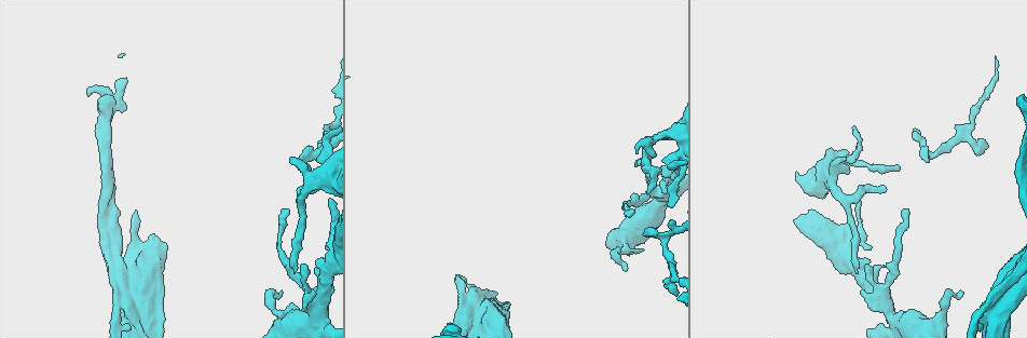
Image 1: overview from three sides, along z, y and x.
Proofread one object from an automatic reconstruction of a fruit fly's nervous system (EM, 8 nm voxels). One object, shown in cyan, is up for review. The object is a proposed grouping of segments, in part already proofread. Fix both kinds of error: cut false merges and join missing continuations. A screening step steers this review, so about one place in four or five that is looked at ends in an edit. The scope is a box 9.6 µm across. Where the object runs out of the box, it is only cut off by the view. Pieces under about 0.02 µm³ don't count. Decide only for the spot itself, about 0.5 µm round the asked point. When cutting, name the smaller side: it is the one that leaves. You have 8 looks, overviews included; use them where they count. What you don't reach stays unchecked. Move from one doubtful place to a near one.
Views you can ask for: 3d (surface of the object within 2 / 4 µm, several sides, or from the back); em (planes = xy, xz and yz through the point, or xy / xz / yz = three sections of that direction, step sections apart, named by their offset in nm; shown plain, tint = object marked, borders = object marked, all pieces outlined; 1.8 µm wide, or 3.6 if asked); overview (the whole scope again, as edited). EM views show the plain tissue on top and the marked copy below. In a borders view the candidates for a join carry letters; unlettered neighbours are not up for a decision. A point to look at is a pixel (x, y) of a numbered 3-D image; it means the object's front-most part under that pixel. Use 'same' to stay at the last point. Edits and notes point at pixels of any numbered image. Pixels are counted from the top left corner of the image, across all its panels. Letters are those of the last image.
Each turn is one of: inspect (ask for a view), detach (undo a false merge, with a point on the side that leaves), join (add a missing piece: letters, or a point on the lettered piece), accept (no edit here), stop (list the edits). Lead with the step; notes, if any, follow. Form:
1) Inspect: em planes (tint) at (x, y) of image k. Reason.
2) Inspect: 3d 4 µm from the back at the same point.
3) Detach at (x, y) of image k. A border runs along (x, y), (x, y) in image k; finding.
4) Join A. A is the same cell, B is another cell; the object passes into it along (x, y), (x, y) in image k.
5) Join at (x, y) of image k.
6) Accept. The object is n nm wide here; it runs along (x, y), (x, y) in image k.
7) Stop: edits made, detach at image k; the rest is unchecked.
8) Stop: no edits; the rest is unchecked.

Inspect: em xz step 4 (borders) at (635, 165) of image 1. Branch stops here.

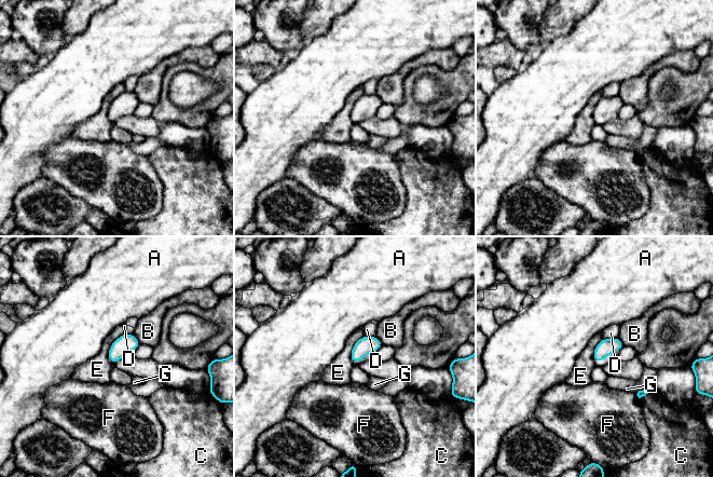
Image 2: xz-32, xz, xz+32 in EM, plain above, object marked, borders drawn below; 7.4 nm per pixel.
Accept. The object is 120 nm wide here; A, B, C, D, E, F and G are other cells; a border runs along (123, 332), (109, 349), (112, 364) in image 2; none of them fits.

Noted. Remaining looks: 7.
Inspect: 3d 4 µm at (846, 174) of image 1. An open end.

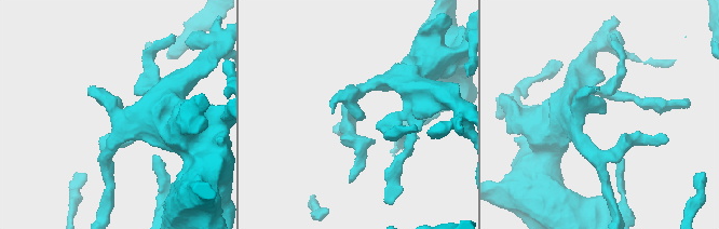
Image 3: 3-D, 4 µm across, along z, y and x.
Inspect: em yz step 16 (tint) at (362, 118) of image 3.

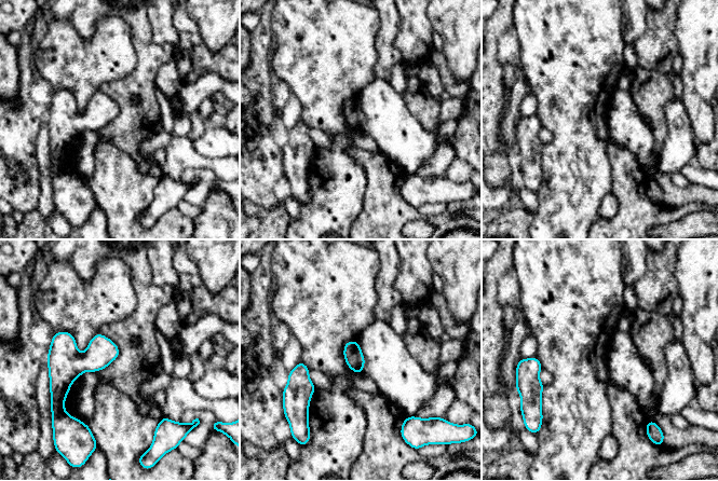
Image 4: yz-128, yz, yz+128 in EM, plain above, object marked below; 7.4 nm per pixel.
Inspect: em yz step 16 (borders) at the same point.

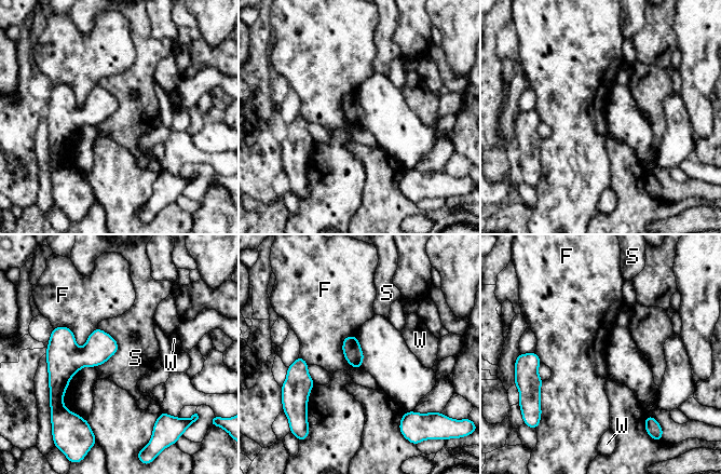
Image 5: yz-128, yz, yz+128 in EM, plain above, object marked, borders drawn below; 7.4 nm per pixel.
Accept. F, S and W are other cells; a border runs along (97, 326), (81, 348), (53, 327) in image 5; none of them fits.

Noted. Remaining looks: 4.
Inspect: 3d 4 µm at (627, 250) of image 1. Abrupt turn.

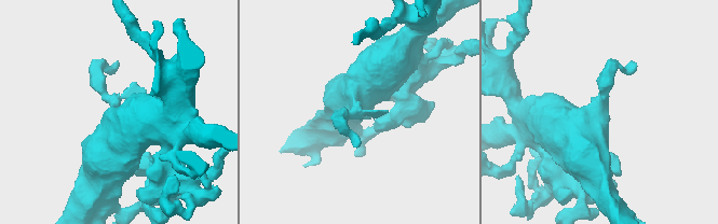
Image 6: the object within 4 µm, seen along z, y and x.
Inspect: em planes (borders) at (601, 112) of image 6. Now the EM.

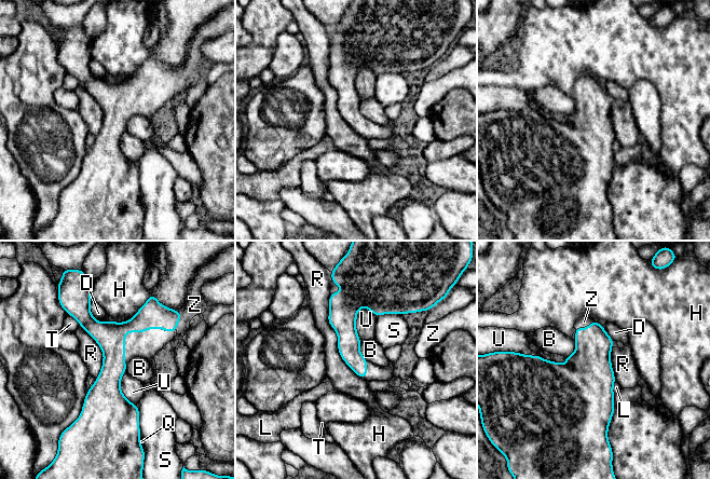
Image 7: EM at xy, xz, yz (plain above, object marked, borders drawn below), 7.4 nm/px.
Join Z. Z is the same cell, B, D, H, L, Q, R, S, T and U are other cells; the cell continues.

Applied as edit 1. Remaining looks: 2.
Stop: edits made, join at image 7; the rest is unchecked.

